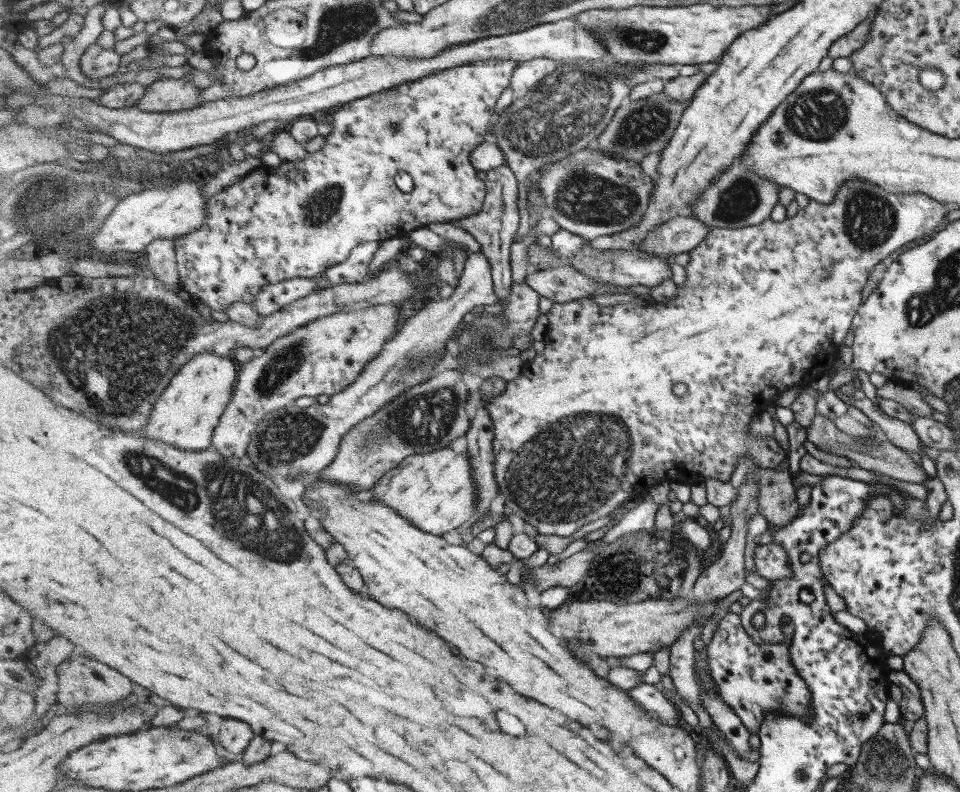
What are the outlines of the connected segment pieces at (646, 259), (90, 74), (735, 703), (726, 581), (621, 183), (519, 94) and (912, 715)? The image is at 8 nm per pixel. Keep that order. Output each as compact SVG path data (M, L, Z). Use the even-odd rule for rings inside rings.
M587 244L578 255L571 257L568 262L585 275L617 287L643 285L651 289L659 286L663 280L673 278L673 270L667 265L666 258L652 256L649 253L641 252L637 248L631 250L599 249Z
M96 43L90 45L80 59L80 68L90 80L113 76L121 66L121 55L113 49L105 49Z
M727 612L720 619L713 641L706 649L709 656L709 669L719 688L717 692L743 719L750 732L758 734L758 726L764 720L764 714L769 711L791 715L804 723L810 721L811 693L805 681L798 676L793 663L789 661L788 645L753 643L749 632L745 631L740 615Z
M750 475L743 486L740 486L738 499L731 504L732 528L731 535L724 545L723 553L719 559L702 571L702 575L697 579L690 600L704 604L710 600L725 598L733 592L737 592L747 580L745 572L745 544L747 544L747 522L749 518L756 514L757 498L757 476Z
M587 147L581 152L575 151L569 158L541 169L538 186L546 208L544 214L557 221L561 229L578 234L587 241L607 234L615 235L641 224L656 189L654 181L641 170L641 164L619 160L615 156L595 150L594 147Z
M534 58L521 61L512 76L513 100L525 98L558 69L557 61L548 58Z
M887 670L888 683L899 687L901 698L899 698L899 712L909 723L922 717L924 709L922 708L919 689L912 680L902 671L895 672Z

